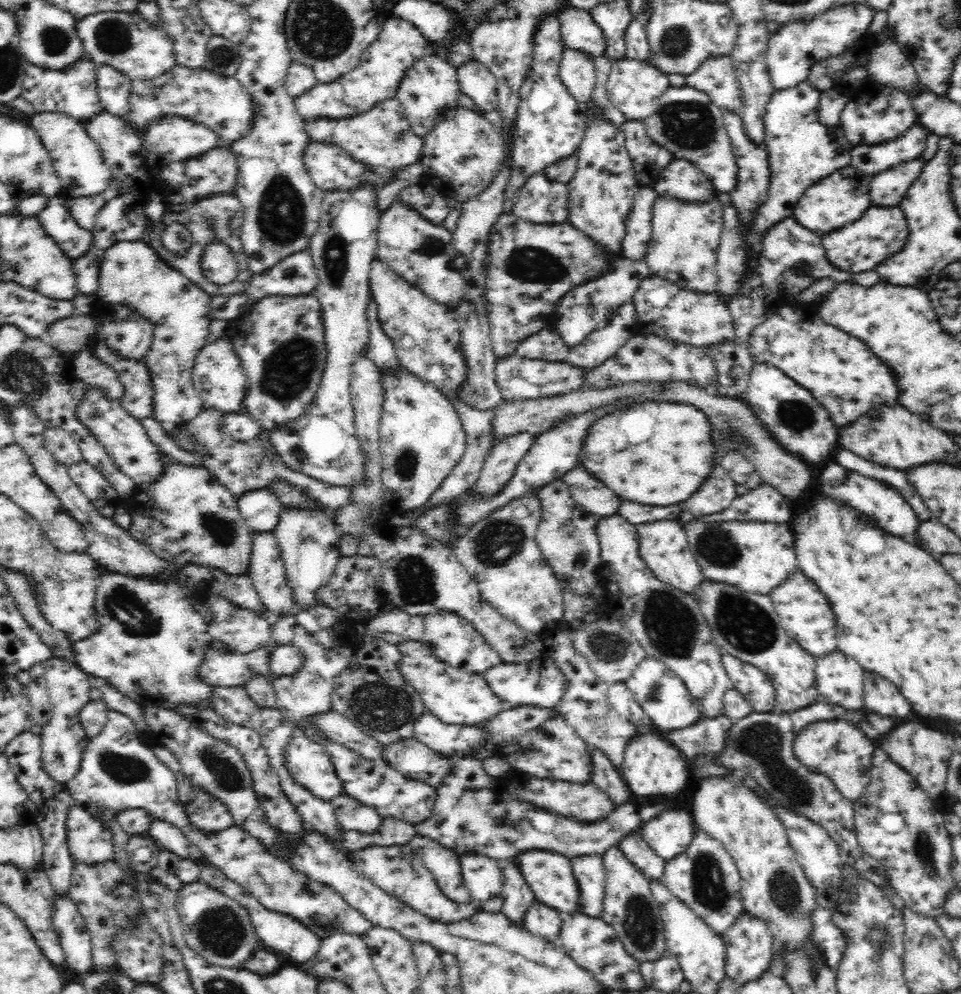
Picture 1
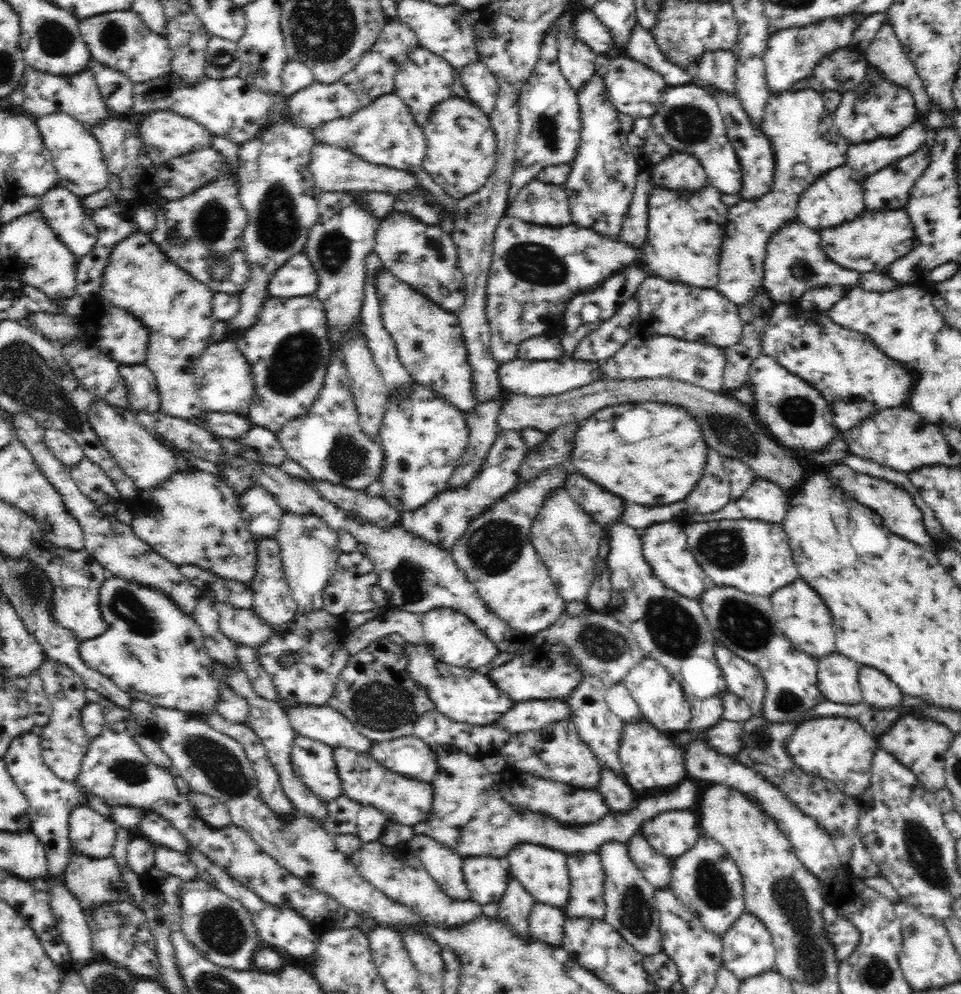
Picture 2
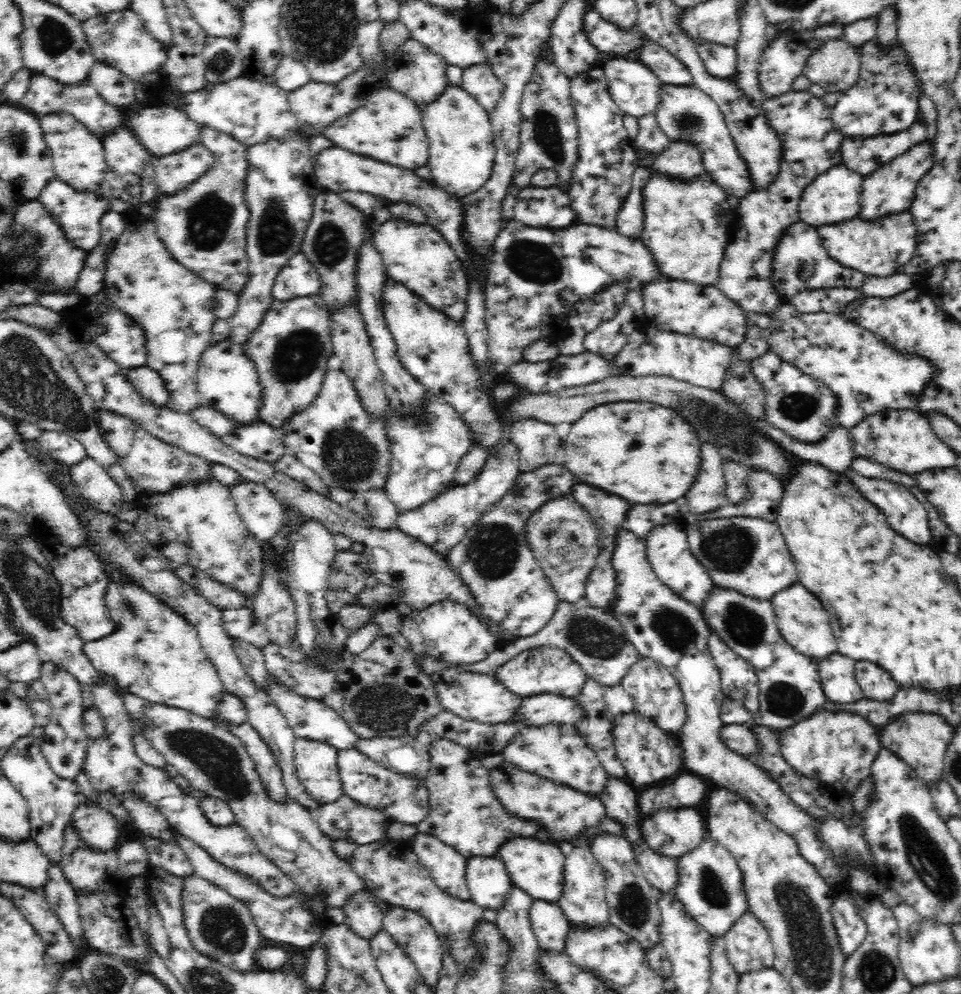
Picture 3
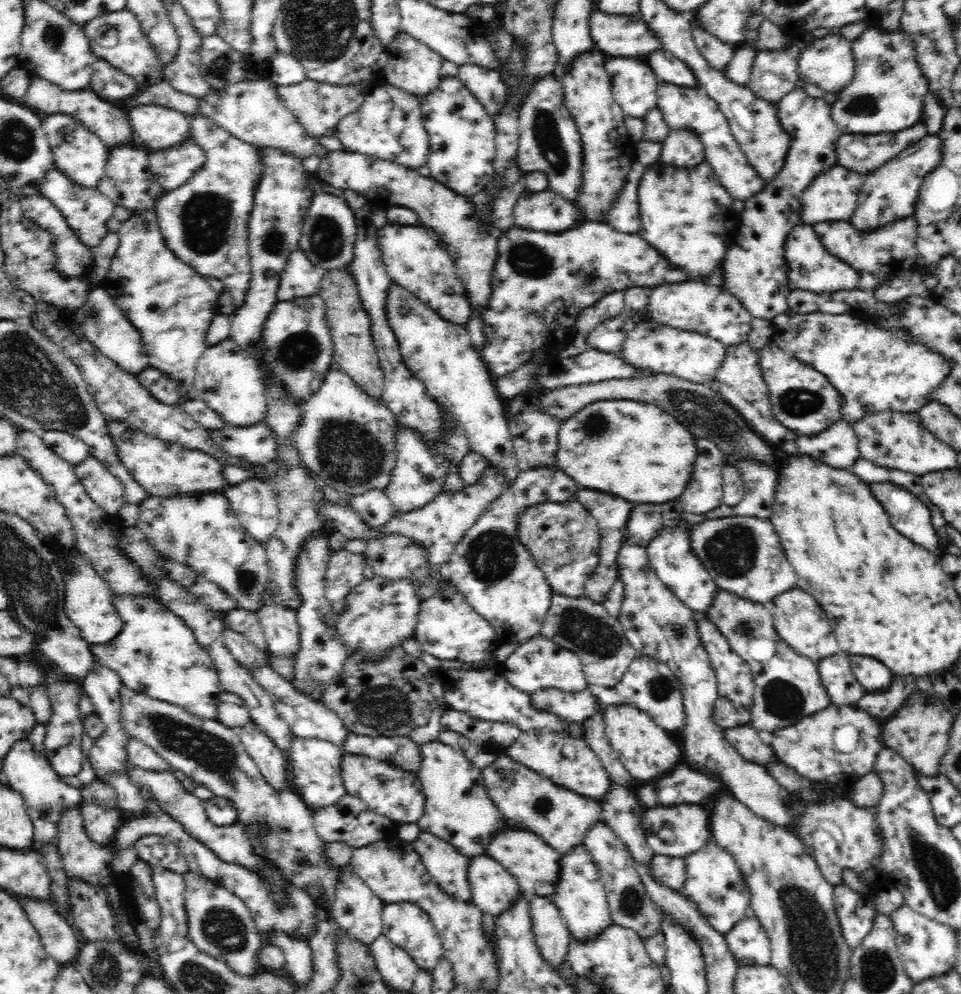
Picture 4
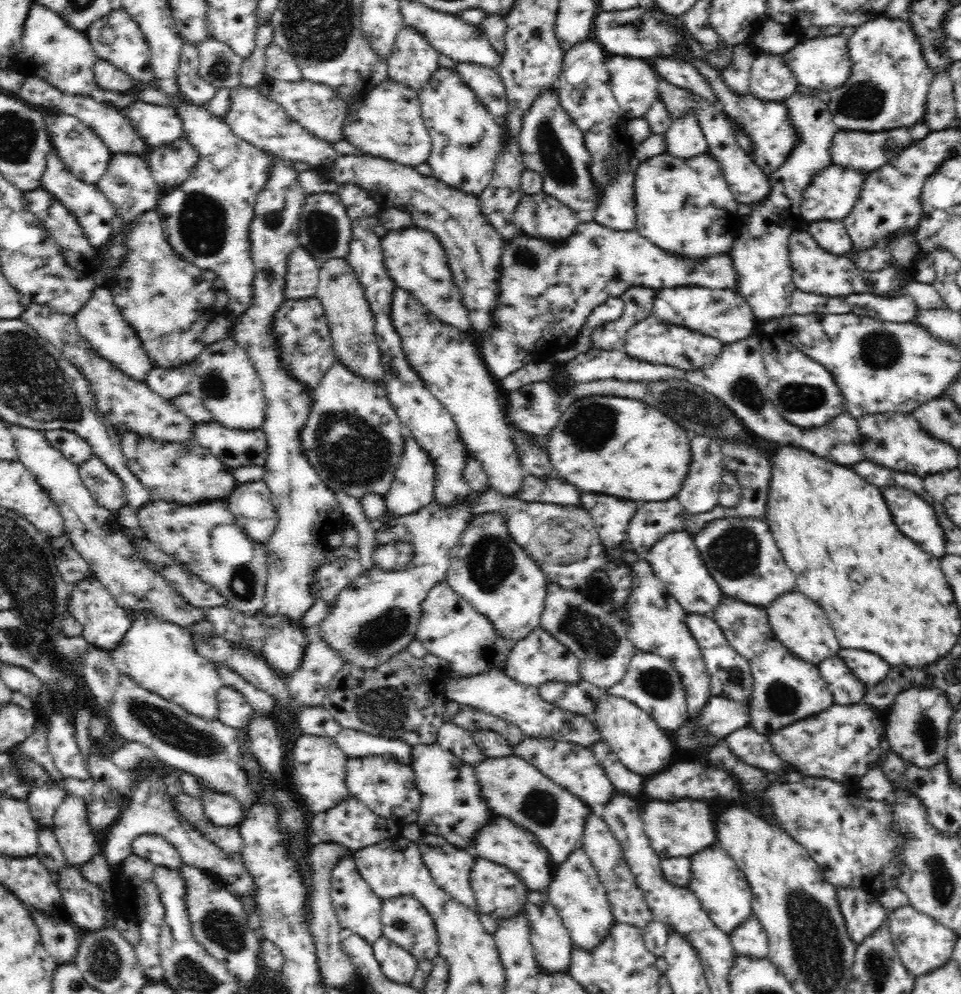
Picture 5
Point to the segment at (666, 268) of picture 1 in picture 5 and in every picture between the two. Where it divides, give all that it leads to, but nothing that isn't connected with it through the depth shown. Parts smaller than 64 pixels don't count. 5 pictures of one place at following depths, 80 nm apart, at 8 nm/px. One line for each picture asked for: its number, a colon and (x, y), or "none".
2: (685, 233)
3: (687, 225)
4: (687, 214)
5: (684, 206)

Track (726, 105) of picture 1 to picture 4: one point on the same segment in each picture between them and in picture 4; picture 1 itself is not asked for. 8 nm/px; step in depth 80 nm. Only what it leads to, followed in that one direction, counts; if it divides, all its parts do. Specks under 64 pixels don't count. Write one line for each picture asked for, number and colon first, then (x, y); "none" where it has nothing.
2: (716, 72)
3: (720, 61)
4: (718, 54)

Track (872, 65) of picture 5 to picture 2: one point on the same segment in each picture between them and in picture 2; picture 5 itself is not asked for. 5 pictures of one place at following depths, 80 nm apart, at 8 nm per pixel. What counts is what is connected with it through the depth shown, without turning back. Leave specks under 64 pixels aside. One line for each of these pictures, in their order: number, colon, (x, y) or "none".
2: (877, 109)
3: (885, 100)
4: (887, 94)

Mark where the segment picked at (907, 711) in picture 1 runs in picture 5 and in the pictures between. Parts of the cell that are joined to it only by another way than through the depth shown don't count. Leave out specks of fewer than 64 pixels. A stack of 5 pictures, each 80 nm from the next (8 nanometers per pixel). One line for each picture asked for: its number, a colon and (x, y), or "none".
2: (878, 691)
3: (876, 684)
4: (874, 677)
5: (871, 669)

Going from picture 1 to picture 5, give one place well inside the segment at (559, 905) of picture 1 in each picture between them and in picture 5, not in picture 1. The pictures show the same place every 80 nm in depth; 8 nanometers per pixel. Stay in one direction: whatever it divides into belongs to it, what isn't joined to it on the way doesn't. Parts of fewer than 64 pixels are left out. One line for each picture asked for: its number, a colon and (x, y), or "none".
2: (543, 871)
3: (537, 867)
4: (535, 865)
5: (502, 841)

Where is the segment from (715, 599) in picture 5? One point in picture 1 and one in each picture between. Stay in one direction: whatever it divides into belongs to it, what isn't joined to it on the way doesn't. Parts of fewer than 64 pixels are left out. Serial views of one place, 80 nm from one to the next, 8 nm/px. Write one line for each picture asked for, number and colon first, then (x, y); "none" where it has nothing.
1: (663, 547)
2: (664, 547)
3: (668, 553)
4: (671, 557)

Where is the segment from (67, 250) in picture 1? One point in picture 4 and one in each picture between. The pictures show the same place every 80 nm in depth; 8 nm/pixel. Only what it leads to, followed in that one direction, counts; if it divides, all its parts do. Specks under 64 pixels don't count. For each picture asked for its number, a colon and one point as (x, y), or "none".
2: (61, 209)
3: (78, 213)
4: (87, 210)

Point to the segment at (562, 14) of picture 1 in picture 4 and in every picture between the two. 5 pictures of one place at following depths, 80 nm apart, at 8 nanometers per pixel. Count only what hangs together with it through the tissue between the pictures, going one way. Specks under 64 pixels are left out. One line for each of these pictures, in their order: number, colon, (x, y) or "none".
2: (587, 28)
3: (606, 37)
4: (614, 35)

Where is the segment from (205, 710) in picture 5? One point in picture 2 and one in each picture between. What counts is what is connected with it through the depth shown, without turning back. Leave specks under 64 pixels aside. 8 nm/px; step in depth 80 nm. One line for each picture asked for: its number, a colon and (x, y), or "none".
2: (153, 650)
3: (156, 654)
4: (156, 653)

